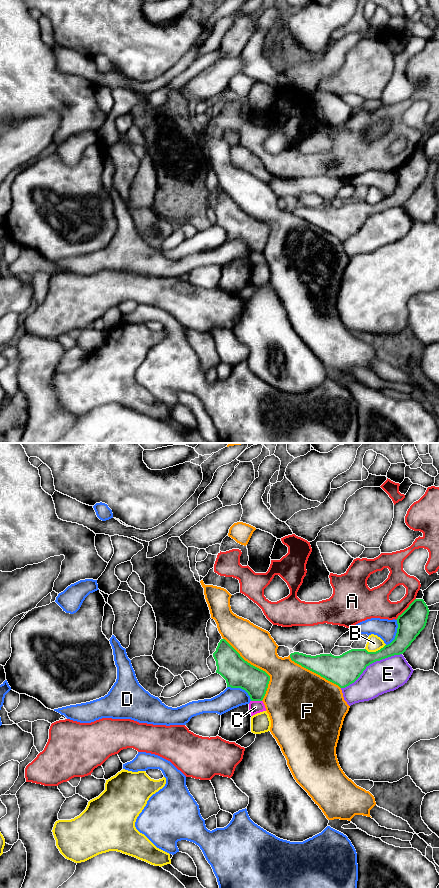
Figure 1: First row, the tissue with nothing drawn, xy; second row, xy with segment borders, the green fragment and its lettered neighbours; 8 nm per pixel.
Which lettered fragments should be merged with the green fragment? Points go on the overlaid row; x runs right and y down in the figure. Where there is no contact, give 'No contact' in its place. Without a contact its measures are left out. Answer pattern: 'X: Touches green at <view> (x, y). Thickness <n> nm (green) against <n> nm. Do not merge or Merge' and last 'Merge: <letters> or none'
A: Touches green at xy (406, 609). Thickness 220 nm (green) against 220 nm. Do not merge
B: Touches green at xy (376, 651). Thickness 220 nm (green) against 120 nm. Do not merge
C: Touches green at xy (256, 700). Thickness 220 nm (green) against 100 nm. Do not merge
D: Touches green at xy (241, 688). Thickness 240 nm (green) against 170 nm. Do not merge
E: Touches green at xy (370, 663). Thickness 240 nm (green) against 260 nm. Do not merge
F: Touches green at xy (258, 668). Thickness 240 nm (green) against 300 nm. Do not merge
Merge: none

